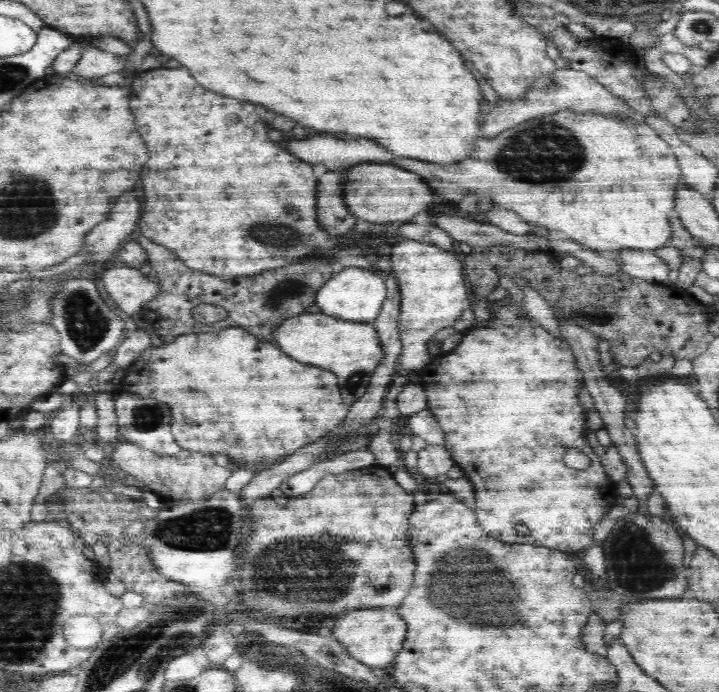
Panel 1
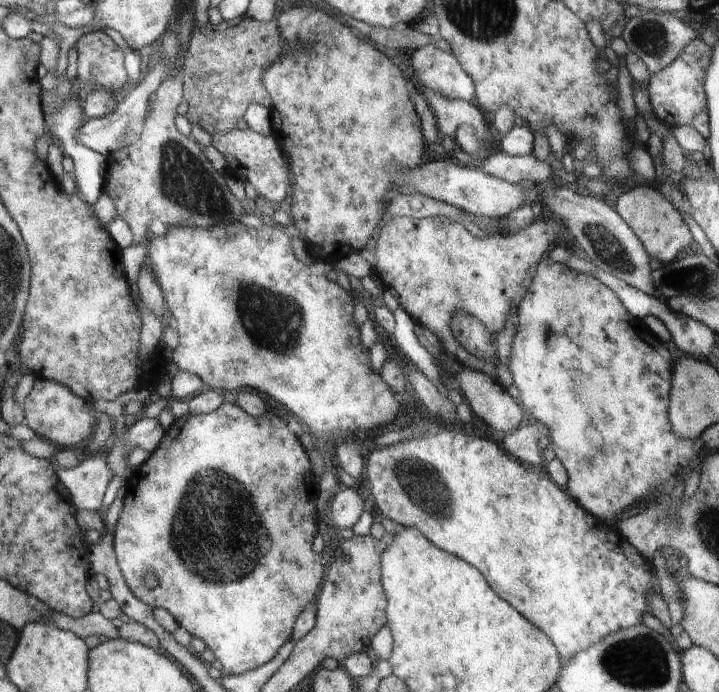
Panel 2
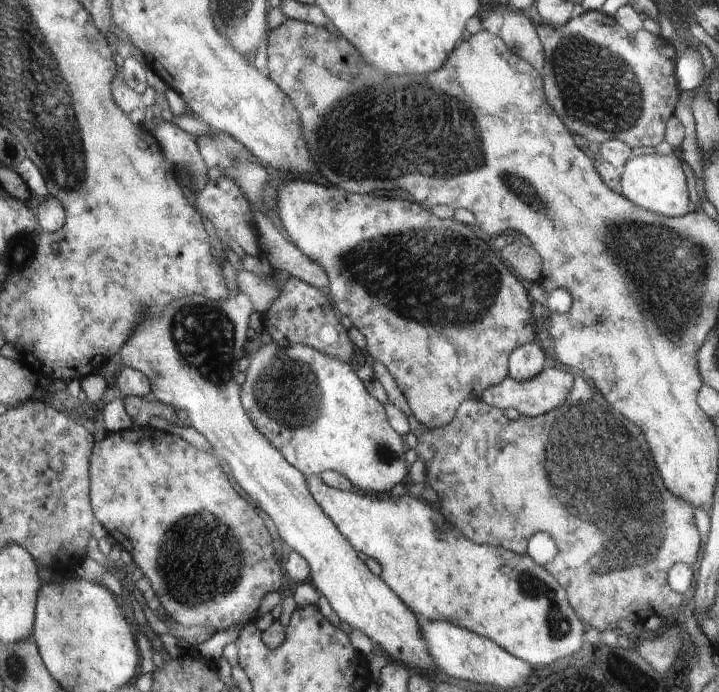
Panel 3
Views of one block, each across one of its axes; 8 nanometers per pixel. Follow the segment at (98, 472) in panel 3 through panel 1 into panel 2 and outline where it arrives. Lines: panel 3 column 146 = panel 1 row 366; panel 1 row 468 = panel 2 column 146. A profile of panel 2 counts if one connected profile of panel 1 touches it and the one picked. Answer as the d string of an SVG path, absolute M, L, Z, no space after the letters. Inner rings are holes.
M223 402L216 412L184 414L180 418L175 418L160 441L160 446L150 454L148 462L144 462L140 468L134 470L130 482L126 482L124 488L126 488L124 508L120 511L118 522L114 526L113 547L120 570L134 596L152 608L165 608L174 616L179 626L188 630L192 637L204 640L208 648L214 652L214 656L218 658L218 662L224 666L222 673L230 675L248 673L271 661L287 644L292 634L294 620L306 608L306 604L316 598L316 592L320 590L320 582L324 576L322 558L312 550L312 540L318 530L318 512L316 512L318 484L314 480L310 460L304 454L298 437L286 428L282 418L270 412L254 418L236 403L227 402ZM148 572L156 576L158 584L154 588L144 586L144 576Z

